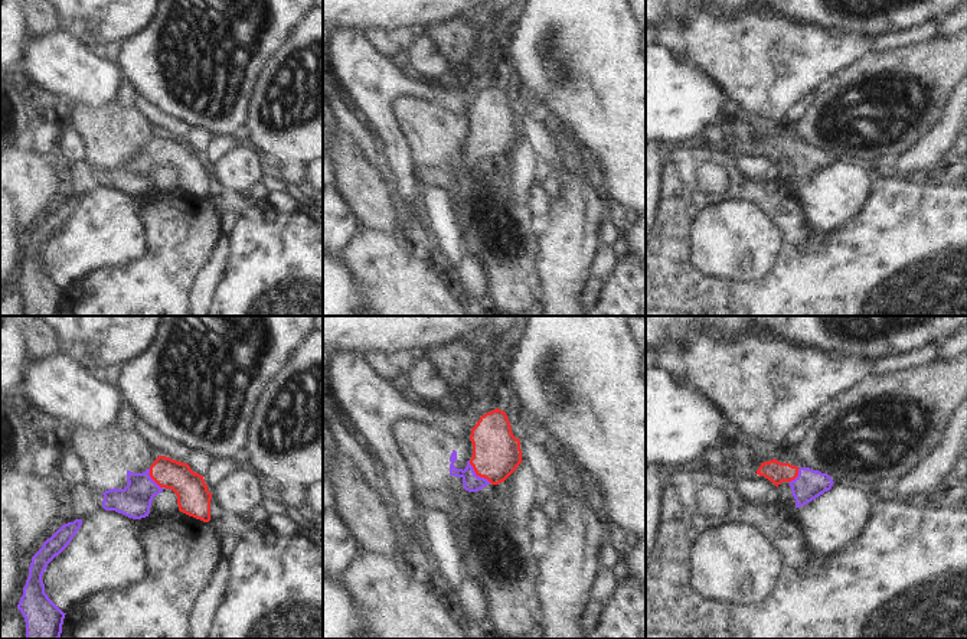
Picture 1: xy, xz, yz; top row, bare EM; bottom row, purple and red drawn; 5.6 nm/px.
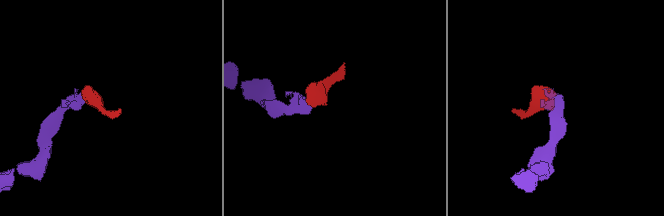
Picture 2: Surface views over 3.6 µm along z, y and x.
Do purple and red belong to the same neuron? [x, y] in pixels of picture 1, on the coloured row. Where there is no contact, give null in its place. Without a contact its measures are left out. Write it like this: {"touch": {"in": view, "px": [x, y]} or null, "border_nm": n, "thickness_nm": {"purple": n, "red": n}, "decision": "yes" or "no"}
{"touch": {"in": "xz", "px": [476, 475]}, "border_nm": 180, "thickness_nm": {"purple": 100, "red": 280}, "decision": "yes"}

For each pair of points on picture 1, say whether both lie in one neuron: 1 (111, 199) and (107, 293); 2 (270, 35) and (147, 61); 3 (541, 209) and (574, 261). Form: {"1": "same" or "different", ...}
{"1": "different", "2": "same", "3": "different"}

